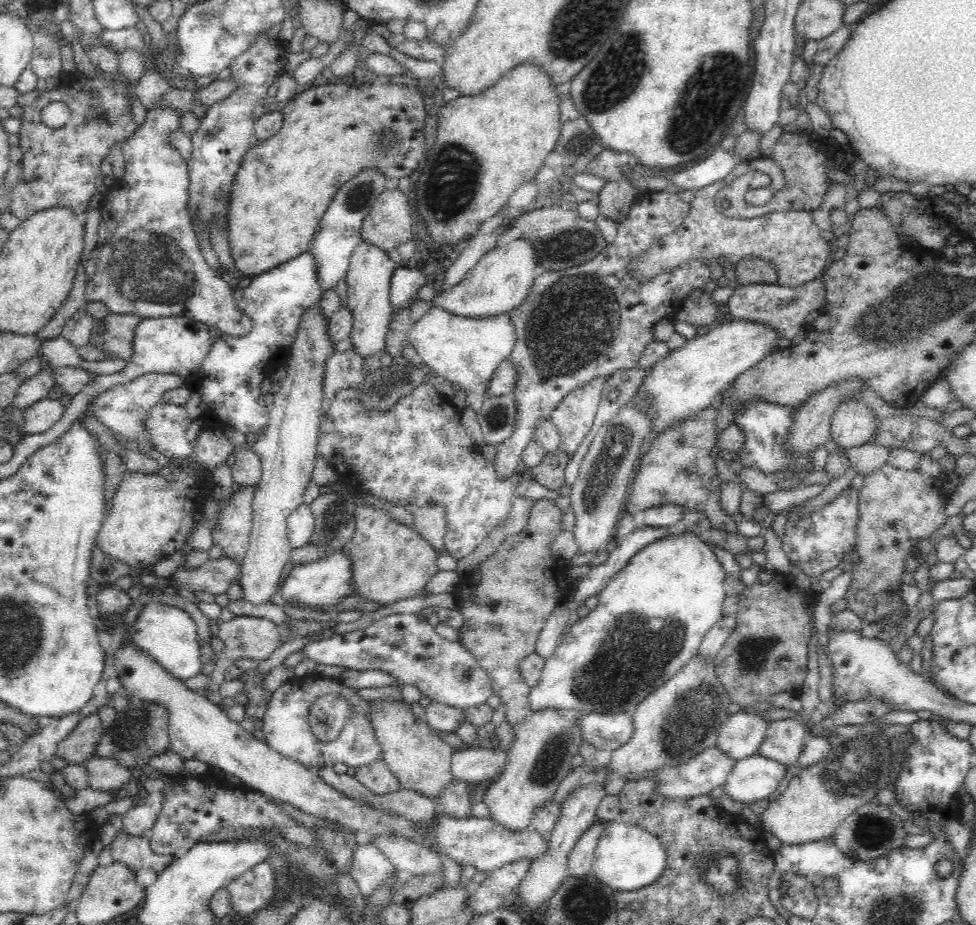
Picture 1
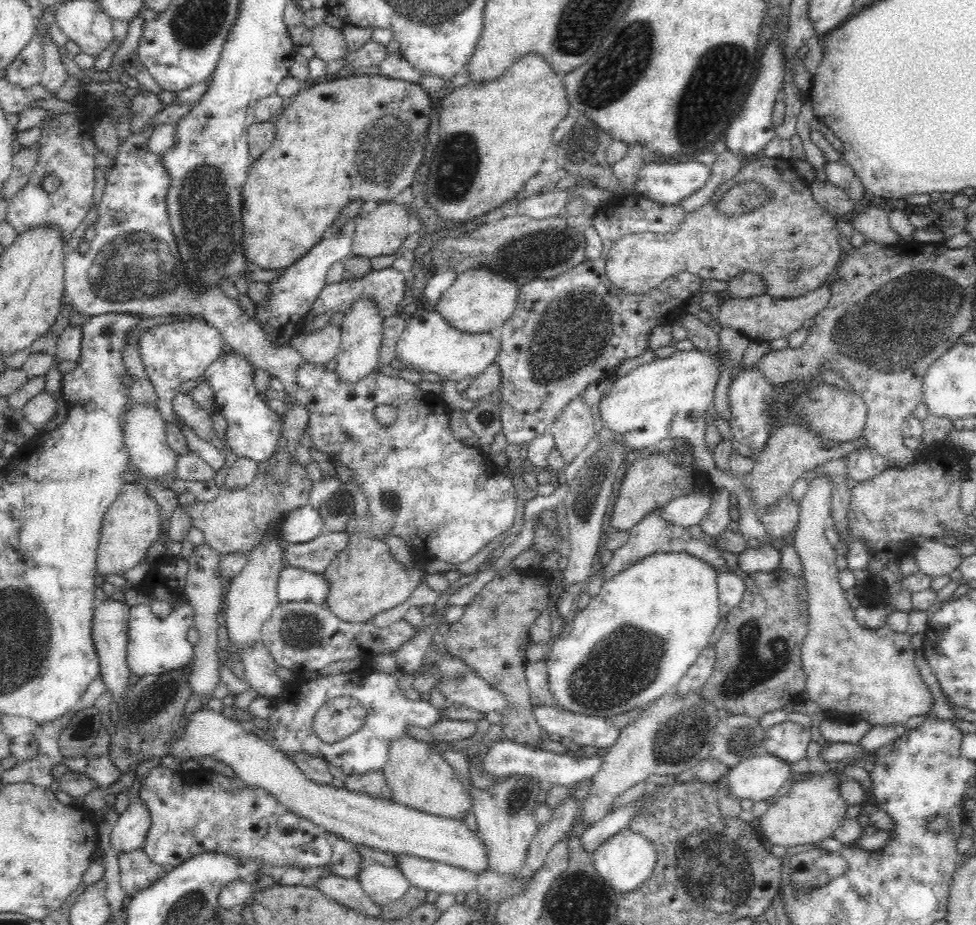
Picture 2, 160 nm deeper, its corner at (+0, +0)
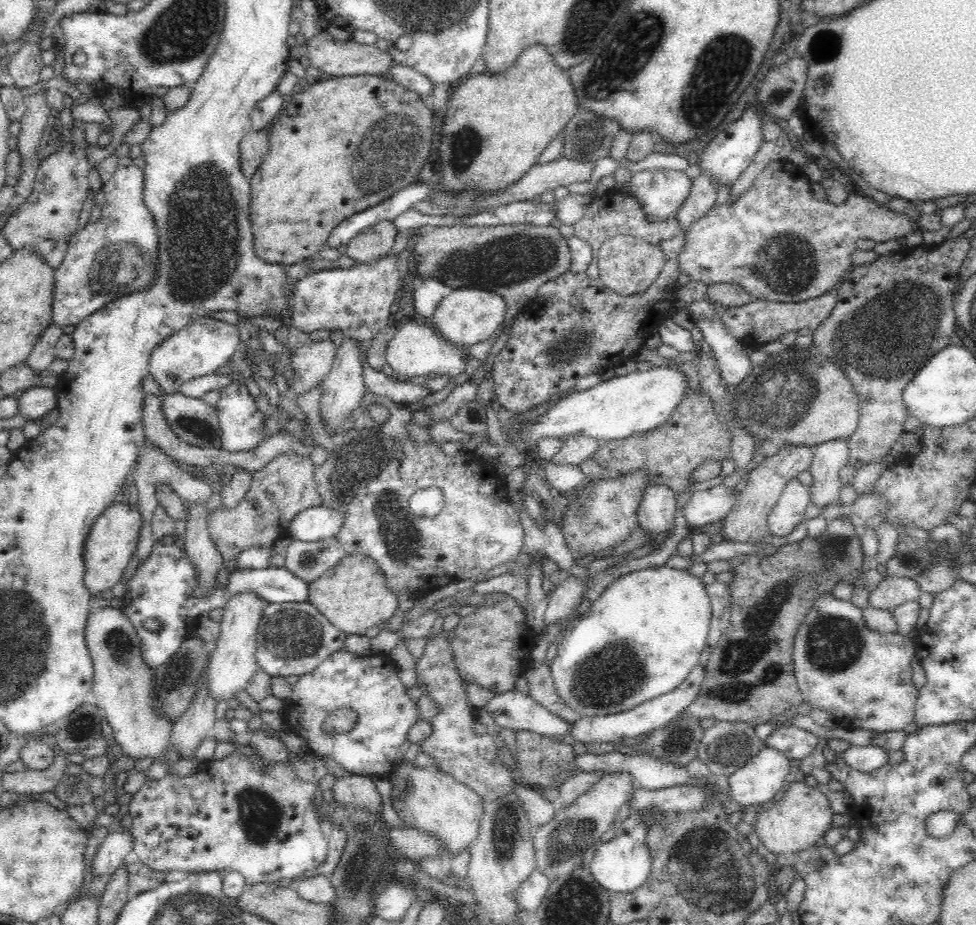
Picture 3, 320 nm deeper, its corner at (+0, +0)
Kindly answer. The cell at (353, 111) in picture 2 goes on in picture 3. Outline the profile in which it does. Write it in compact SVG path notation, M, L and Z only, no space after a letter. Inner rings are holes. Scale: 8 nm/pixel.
M356 75L325 77L321 81L308 81L304 88L293 93L285 100L285 105L272 120L267 129L269 134L269 148L264 155L261 165L256 169L251 180L251 205L250 220L253 230L254 250L262 260L268 260L272 264L291 265L306 258L317 256L318 250L326 244L329 234L343 220L352 216L355 212L373 207L375 204L390 198L398 190L402 190L408 184L417 181L417 176L422 167L428 162L428 156L436 143L435 132L432 130L431 110L428 109L422 98L415 92L404 88L394 82L392 78L384 79L380 75Z

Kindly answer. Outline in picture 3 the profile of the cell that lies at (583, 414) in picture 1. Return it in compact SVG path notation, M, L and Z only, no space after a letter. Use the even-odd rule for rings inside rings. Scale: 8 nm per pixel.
M572 435L562 439L562 448L548 461L557 466L579 466L593 458L601 441L590 436Z

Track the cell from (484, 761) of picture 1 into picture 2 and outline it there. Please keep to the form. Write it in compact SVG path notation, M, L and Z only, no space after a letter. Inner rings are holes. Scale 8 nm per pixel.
M495 739L488 747L487 753L481 758L484 772L493 774L499 780L512 775L530 775L536 781L550 783L551 785L570 786L586 779L591 779L602 766L603 757L590 751L587 756L580 753L567 755L566 753L554 753L544 749L532 749L526 745L511 741L510 739Z

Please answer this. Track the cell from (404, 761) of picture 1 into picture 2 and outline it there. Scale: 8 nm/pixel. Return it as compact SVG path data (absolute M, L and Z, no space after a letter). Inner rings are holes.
M407 734L392 739L389 744L388 760L382 772L388 787L390 799L418 812L442 816L448 820L464 822L467 813L473 811L473 800L465 784L455 775L440 750L427 742L415 740Z

